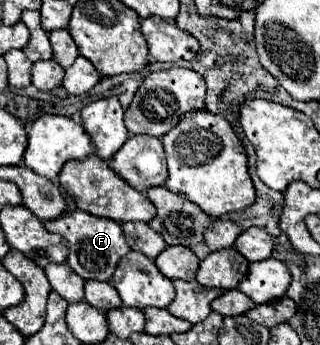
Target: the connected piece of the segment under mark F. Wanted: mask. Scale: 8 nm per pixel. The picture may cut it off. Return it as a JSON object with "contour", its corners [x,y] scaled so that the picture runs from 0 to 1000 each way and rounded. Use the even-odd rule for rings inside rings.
{"contour":[[[206,612],[200,623],[188,623],[181,635],[163,641],[138,641],[138,658],[163,675],[194,681],[213,699],[213,768],[225,774],[225,786],[238,786],[256,809],[306,809],[306,814],[344,814],[344,803],[356,797],[356,780],[369,768],[369,757],[406,728],[381,658],[375,646],[350,641],[350,635],[313,635],[294,623],[275,623],[269,612]]]}

